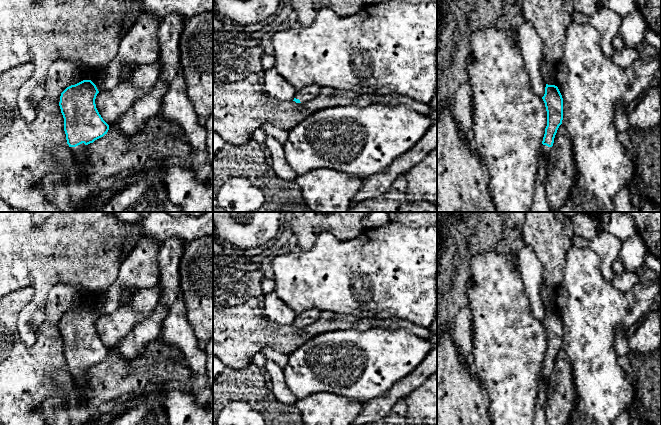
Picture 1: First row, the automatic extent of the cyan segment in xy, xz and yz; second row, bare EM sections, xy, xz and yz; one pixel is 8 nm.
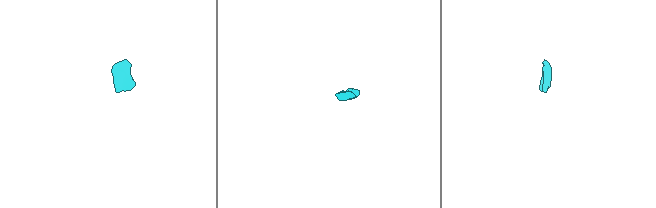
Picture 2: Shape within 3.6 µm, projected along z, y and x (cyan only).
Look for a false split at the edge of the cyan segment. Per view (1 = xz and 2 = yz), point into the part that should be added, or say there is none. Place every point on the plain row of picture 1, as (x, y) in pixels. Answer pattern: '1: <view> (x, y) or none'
1: xz (308, 317)
2: yz (543, 373)

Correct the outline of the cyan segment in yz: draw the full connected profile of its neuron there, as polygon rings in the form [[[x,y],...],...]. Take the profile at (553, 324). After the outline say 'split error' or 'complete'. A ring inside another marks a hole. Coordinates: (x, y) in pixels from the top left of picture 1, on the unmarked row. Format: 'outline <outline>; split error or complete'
outline [[[546,308],[545,318],[542,323],[547,335],[547,350],[538,377],[548,382],[557,354],[562,348],[563,322],[557,310]]]; split error

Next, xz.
outline [[[317,308],[307,310],[300,315],[297,315],[293,325],[296,327],[306,327],[315,323],[321,317],[321,314],[322,311]]]; split error

